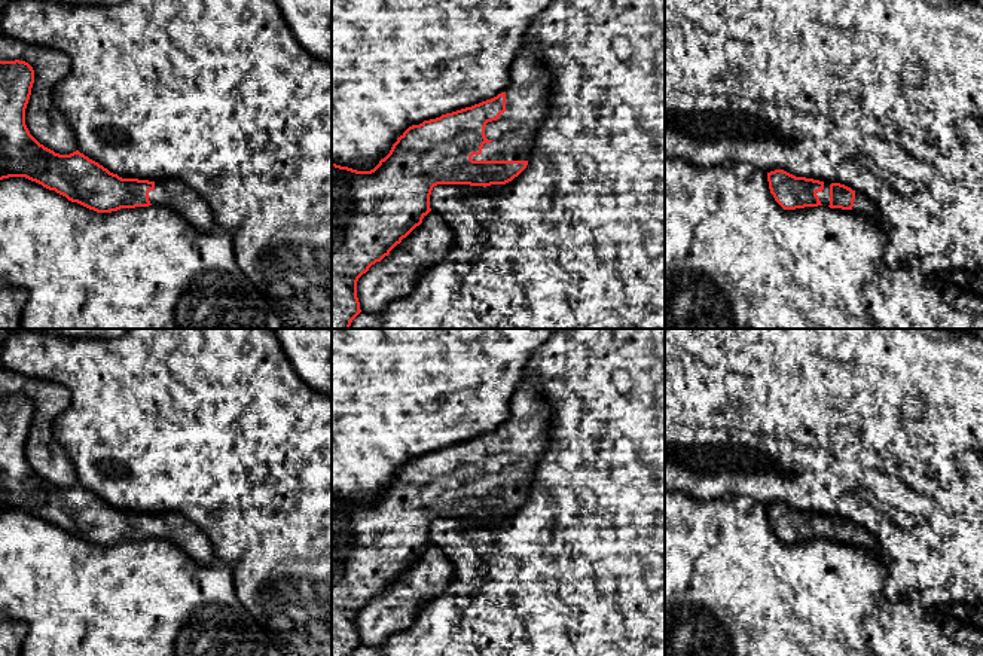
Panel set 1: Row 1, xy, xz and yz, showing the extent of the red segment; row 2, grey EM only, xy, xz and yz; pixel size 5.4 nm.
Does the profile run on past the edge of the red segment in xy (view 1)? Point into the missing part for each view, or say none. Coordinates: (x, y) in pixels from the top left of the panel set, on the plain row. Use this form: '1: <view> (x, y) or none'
1: xy (173, 527)

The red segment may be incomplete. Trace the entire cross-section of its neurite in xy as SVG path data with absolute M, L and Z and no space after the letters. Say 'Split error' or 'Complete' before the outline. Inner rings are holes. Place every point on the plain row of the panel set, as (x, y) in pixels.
Split error. M0 394L0 513L25 510L97 546L120 541L164 538L183 549L192 559L208 564L216 553L208 536L180 513L122 512L79 483L59 488L40 477L25 458L25 442L34 417L34 403L25 394Z

